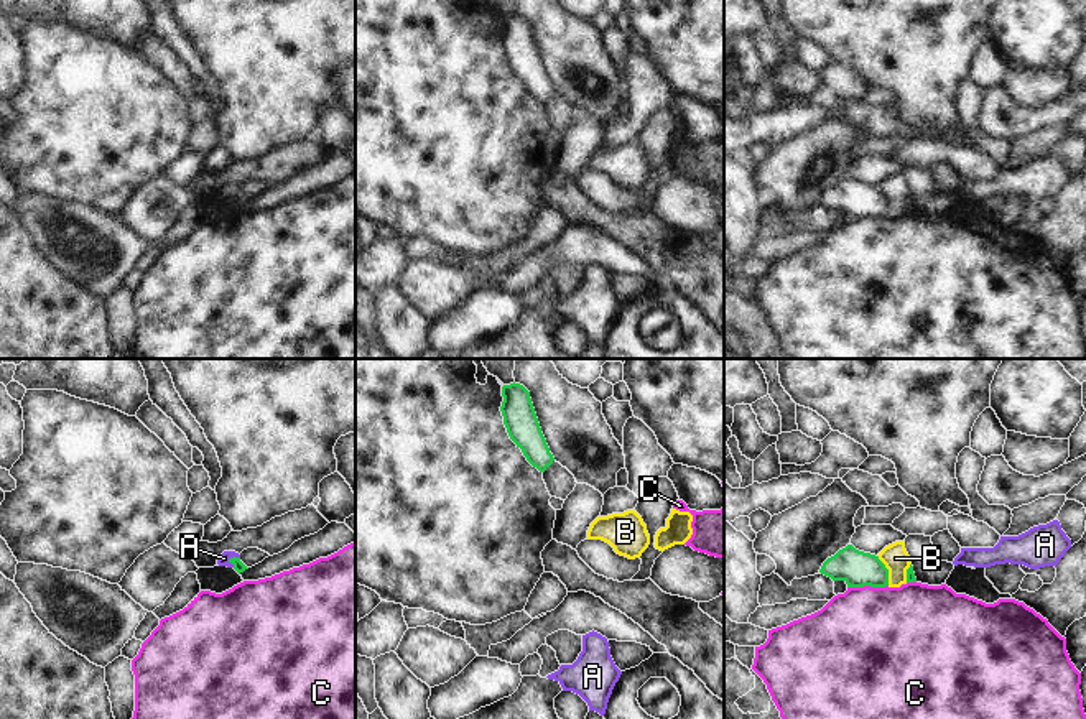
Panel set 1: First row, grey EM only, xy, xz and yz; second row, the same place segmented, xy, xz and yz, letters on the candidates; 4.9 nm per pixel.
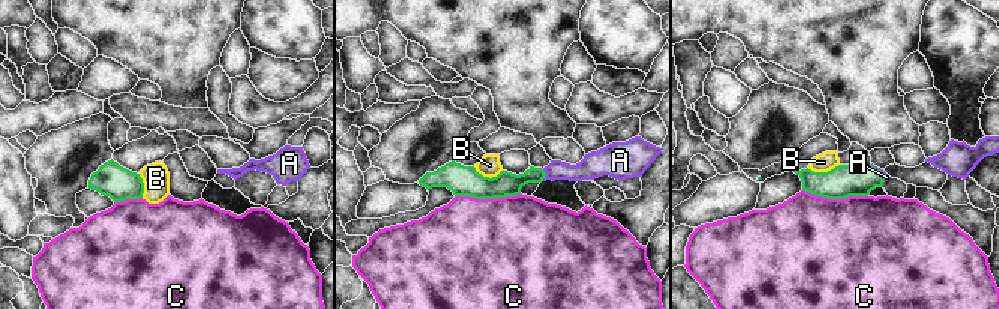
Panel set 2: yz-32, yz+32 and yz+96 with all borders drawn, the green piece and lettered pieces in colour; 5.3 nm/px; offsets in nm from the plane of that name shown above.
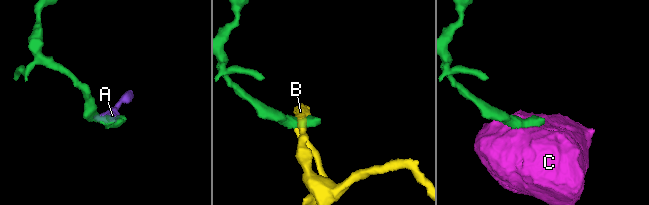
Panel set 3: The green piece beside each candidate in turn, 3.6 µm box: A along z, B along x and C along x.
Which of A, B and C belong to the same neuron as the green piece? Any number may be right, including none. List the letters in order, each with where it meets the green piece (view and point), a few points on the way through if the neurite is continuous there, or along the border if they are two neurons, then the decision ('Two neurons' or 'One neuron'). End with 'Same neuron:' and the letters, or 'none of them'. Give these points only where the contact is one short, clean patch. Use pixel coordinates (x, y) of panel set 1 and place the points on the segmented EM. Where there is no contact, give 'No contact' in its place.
A: Touches green at xy (234, 556). Path across: xy (239, 566), (234, 556), (224, 558). One neuron
B: Touches green at yz (887, 571). Boundary: yz (877, 556), (887, 570), (889, 584). Two neurons
C: Touches green at yz (867, 584). Two neurons
Same neuron: A.

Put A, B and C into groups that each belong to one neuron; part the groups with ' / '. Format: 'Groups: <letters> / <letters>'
Groups: A / B / C.

